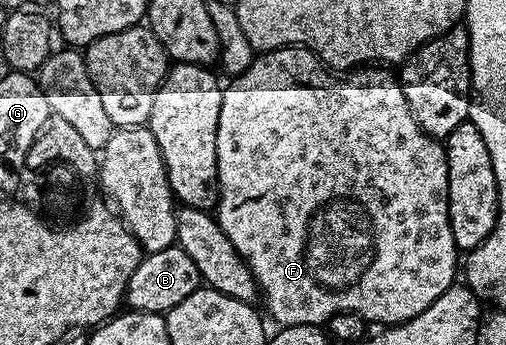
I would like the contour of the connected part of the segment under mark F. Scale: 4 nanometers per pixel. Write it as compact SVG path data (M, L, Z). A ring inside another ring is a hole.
M290 46L290 47L288 47L288 48L277 48L277 49L275 49L275 51L273 51L273 52L263 52L263 53L260 53L260 55L258 55L258 56L257 56L257 57L256 57L256 59L254 59L254 62L253 62L253 64L252 64L252 65L250 65L250 67L249 67L249 68L248 68L248 69L246 69L246 71L245 71L245 72L244 72L244 73L242 73L242 74L241 74L241 75L238 75L238 76L237 76L237 77L236 77L236 79L234 79L234 80L233 80L233 81L232 81L232 82L234 82L234 84L233 84L233 85L231 85L231 86L230 86L230 88L229 88L229 85L228 85L228 87L226 87L226 88L225 88L225 89L224 89L224 91L222 91L222 94L221 94L221 109L220 109L220 110L219 110L219 130L218 130L218 131L217 131L217 202L216 202L216 205L215 205L215 215L216 215L216 217L217 217L217 221L218 221L218 222L219 222L219 226L220 226L220 227L221 227L221 229L222 229L222 230L223 230L223 234L225 234L225 235L226 235L226 236L227 236L227 238L229 238L229 239L230 239L230 240L231 240L231 246L233 246L233 247L234 247L234 248L235 248L235 250L236 250L236 251L237 251L237 253L239 253L239 255L240 255L240 256L242 256L242 258L243 258L243 259L244 259L244 260L245 260L245 265L247 265L247 266L248 266L248 268L249 268L249 269L250 269L250 270L251 270L251 274L252 274L252 275L253 275L253 276L254 276L254 277L255 277L255 279L256 279L256 280L257 280L257 287L258 287L258 289L259 289L259 296L260 296L260 299L261 299L261 300L262 300L262 301L263 301L263 300L264 300L264 299L265 299L265 308L266 308L266 309L265 309L265 308L264 308L264 311L265 311L265 312L266 312L266 313L267 313L267 316L268 316L268 312L267 312L267 311L269 311L269 316L270 316L270 318L271 318L271 319L273 319L273 320L274 320L274 322L275 322L275 323L274 323L274 325L277 325L277 326L303 326L303 325L304 325L304 324L316 324L316 325L318 325L318 326L321 326L321 325L324 325L324 324L325 324L325 323L326 323L326 322L328 322L328 321L329 321L329 319L330 319L330 318L332 318L332 317L333 317L333 316L334 316L334 315L335 315L335 314L339 314L339 313L340 313L340 312L354 312L354 313L355 313L355 314L359 314L359 315L360 315L360 316L362 316L362 317L363 317L363 318L364 318L364 319L365 319L365 321L367 321L367 322L372 322L372 323L373 323L373 320L374 320L374 322L375 322L375 323L377 323L377 324L381 324L381 325L377 325L377 326L396 326L396 325L399 325L399 324L401 324L401 323L403 323L403 322L404 322L404 321L405 321L405 320L410 320L410 319L411 319L411 318L415 318L415 317L416 317L416 316L418 316L418 315L419 315L419 314L423 314L423 310L427 310L427 306L431 306L431 302L435 302L435 298L439 298L439 297L440 297L440 296L441 296L441 295L442 295L442 294L443 294L443 293L444 293L444 292L446 292L446 291L447 291L447 289L449 289L449 287L451 287L451 286L452 286L452 285L453 285L453 284L454 284L454 283L455 283L455 281L456 281L456 280L457 280L457 279L458 279L458 276L459 276L459 256L458 256L458 260L457 260L457 255L459 255L459 249L458 249L458 247L457 247L457 243L456 243L456 242L455 242L455 238L454 238L454 237L453 237L453 235L452 235L452 234L451 234L451 222L450 222L450 221L449 221L449 167L448 167L448 166L447 166L447 158L446 158L446 157L445 157L445 145L444 145L444 143L442 143L442 141L441 141L441 140L440 140L440 139L437 139L437 138L434 138L434 137L432 137L432 136L428 136L428 135L427 135L427 133L425 133L425 132L424 132L424 131L423 131L423 129L421 129L421 128L420 128L420 126L418 126L418 124L417 124L417 123L416 123L416 122L415 122L415 118L414 118L414 117L413 117L413 115L412 115L412 114L411 114L411 110L410 110L410 109L409 109L409 107L408 107L408 106L407 106L407 98L403 98L403 90L402 90L402 89L401 89L401 82L400 82L400 79L398 79L398 77L397 77L397 76L396 76L396 75L394 75L394 73L393 73L393 76L392 76L392 74L391 74L391 73L389 73L389 72L392 72L392 71L390 71L390 69L389 69L389 68L388 68L388 67L385 67L385 66L361 66L361 67L358 67L358 68L357 68L357 69L356 69L356 70L353 70L353 71L350 71L350 72L349 72L349 73L348 73L348 74L334 74L334 73L333 73L333 72L332 72L332 71L330 71L330 69L329 69L329 68L328 68L328 67L326 67L326 65L324 65L324 64L322 64L322 63L321 63L321 61L320 61L320 60L318 60L318 59L317 59L317 56L316 56L316 55L315 55L315 54L314 54L314 53L313 53L313 52L310 52L310 51L309 51L309 49L308 49L308 48L303 48L303 47L300 47L300 46Z

